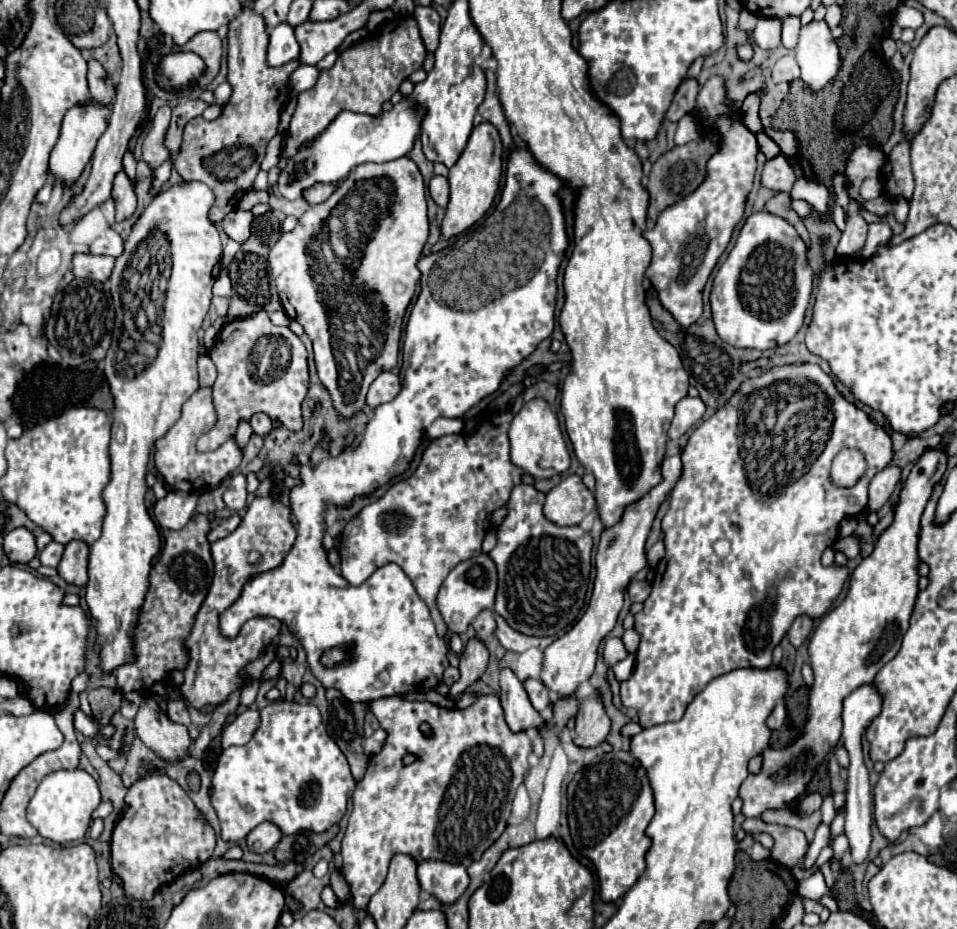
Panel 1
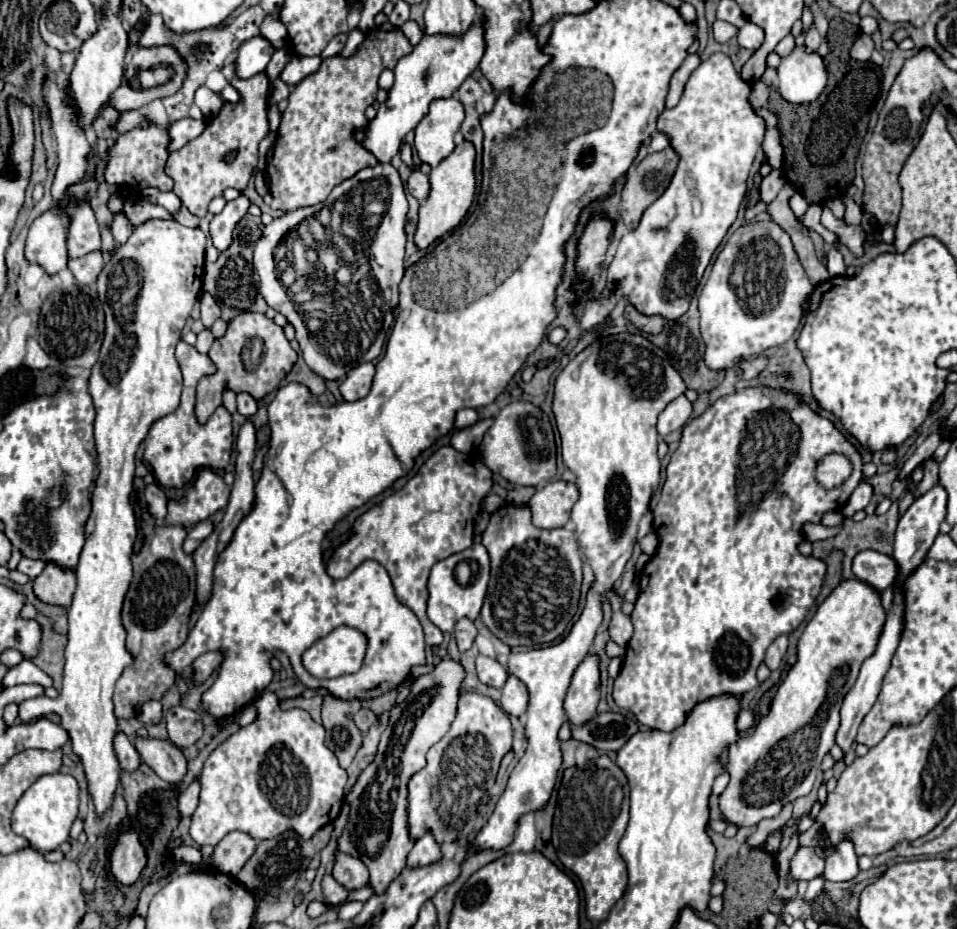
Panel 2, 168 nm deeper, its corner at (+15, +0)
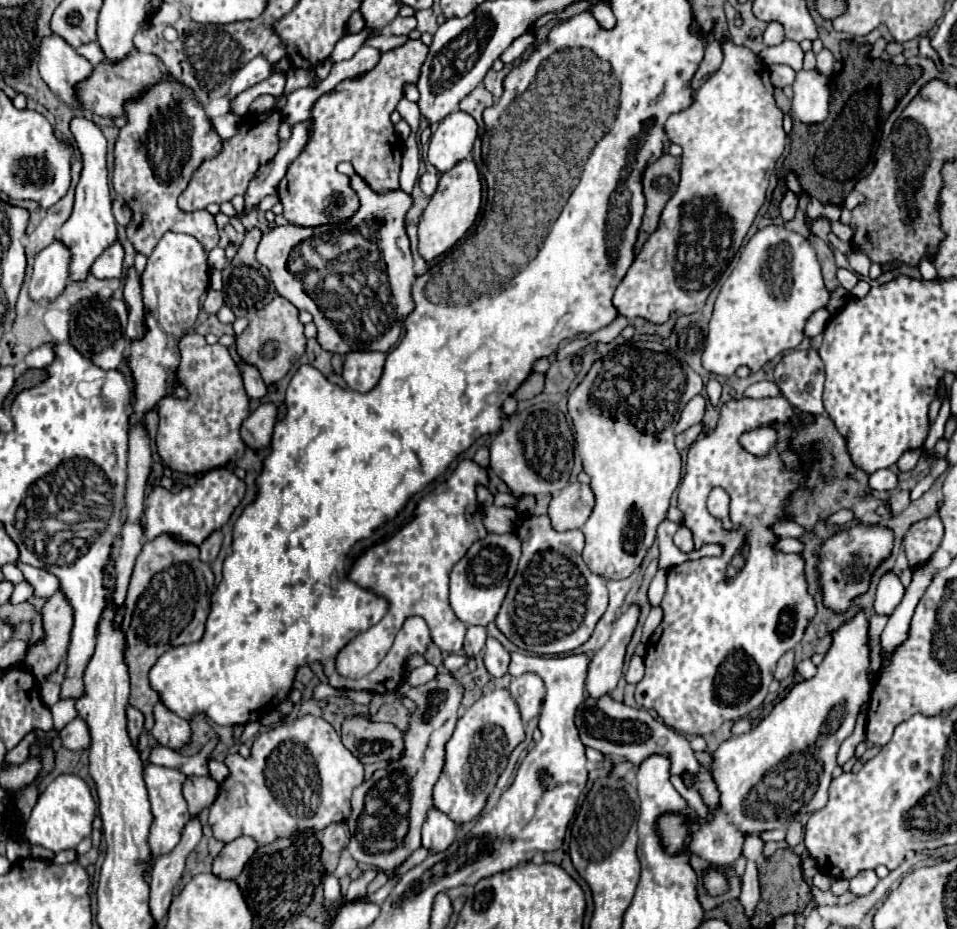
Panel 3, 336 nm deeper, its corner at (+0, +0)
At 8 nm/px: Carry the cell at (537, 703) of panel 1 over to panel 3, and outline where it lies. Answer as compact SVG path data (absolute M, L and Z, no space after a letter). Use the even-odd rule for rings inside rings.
M527 674L527 676L511 678L509 690L511 690L511 696L515 698L515 702L519 704L523 722L529 722L531 718L535 718L539 714L539 708L541 708L543 696L545 696L545 686L543 686L543 680L539 680L539 676Z

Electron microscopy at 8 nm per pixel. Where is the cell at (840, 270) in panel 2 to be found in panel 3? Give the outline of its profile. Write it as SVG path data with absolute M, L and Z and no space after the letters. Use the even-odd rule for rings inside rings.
M843 268L837 272L837 280L839 280L839 284L841 284L845 290L853 290L855 284L859 282L859 278L857 278L855 272L851 272L851 270L843 270Z

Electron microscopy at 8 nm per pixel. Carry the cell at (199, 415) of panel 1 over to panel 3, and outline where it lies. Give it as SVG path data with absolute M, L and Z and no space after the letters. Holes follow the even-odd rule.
M189 332L179 340L179 354L181 360L175 380L189 396L165 396L159 400L159 432L155 438L157 452L173 470L185 474L199 474L211 468L227 466L239 460L245 452L239 430L243 420L249 416L249 396L243 388L237 364L225 346L211 346L197 332Z

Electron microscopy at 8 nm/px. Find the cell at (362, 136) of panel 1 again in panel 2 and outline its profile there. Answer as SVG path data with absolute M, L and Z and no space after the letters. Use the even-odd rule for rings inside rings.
M476 22L472 28L460 36L424 36L414 50L404 56L398 66L394 68L396 82L388 90L388 100L378 106L376 118L368 120L364 128L356 128L352 132L352 138L360 142L360 146L368 148L376 156L378 162L390 162L404 142L404 136L416 128L416 124L426 116L428 104L434 98L448 98L456 92L456 88L466 80L468 74L472 74L484 54L484 30L482 24Z

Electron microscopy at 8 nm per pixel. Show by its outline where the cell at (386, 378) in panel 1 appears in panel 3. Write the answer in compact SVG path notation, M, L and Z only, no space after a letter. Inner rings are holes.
M349 352L343 356L343 380L357 392L369 392L381 378L383 352Z

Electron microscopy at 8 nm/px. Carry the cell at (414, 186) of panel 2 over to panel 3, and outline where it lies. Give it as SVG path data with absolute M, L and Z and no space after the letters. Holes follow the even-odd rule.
M425 172L419 178L419 186L421 186L421 190L423 190L425 196L431 196L437 190L437 182L439 182L439 176L437 174L431 174L431 172Z

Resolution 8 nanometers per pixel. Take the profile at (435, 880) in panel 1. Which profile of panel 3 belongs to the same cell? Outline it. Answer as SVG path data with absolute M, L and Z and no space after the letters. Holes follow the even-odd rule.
M431 808L427 820L423 822L423 846L429 848L431 852L441 852L449 848L453 840L455 840L455 822L437 808Z

